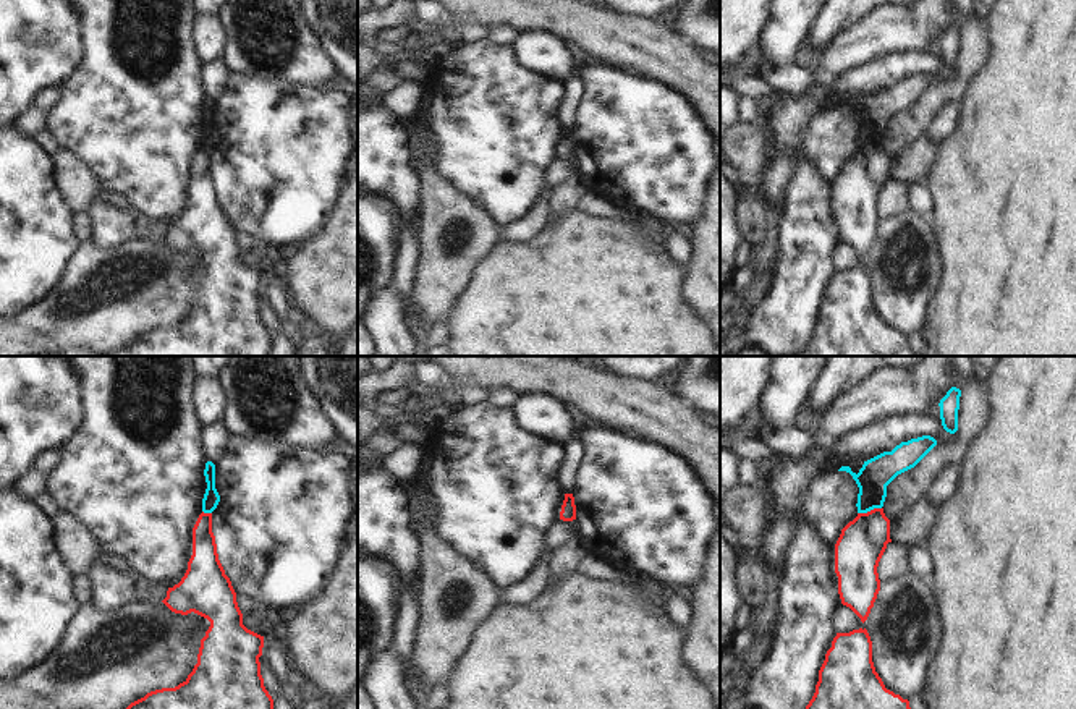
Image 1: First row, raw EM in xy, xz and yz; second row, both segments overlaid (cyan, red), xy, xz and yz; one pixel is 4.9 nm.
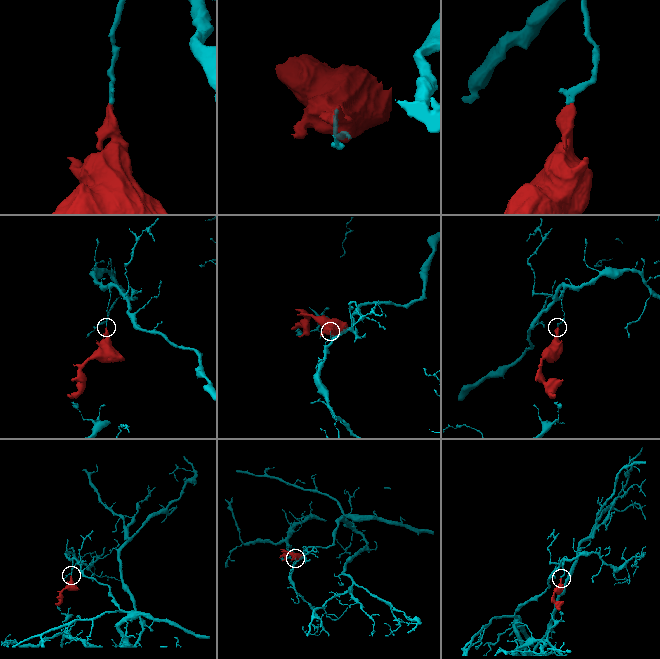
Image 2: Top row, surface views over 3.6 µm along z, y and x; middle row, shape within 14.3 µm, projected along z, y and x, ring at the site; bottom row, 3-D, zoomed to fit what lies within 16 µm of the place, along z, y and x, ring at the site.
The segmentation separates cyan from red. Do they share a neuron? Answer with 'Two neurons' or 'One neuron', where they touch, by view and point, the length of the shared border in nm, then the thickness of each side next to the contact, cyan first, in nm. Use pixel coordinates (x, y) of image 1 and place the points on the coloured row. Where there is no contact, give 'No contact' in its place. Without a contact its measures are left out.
Two neurons. Touches cyan at yz (869, 510). Shared border 120 nm. Thickness 160 nm (cyan) against 240 nm.

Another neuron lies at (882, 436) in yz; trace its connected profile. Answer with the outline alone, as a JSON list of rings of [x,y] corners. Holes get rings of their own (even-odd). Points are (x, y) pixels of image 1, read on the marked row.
[[[900,413],[883,416],[871,426],[848,432],[837,440],[840,455],[846,453],[854,460],[871,460],[883,452],[892,452],[901,442],[930,435],[937,445],[953,442],[955,434],[943,429],[942,419],[935,416],[904,416]]]

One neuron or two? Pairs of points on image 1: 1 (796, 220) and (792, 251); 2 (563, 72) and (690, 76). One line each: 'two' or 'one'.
1: one
2: two

